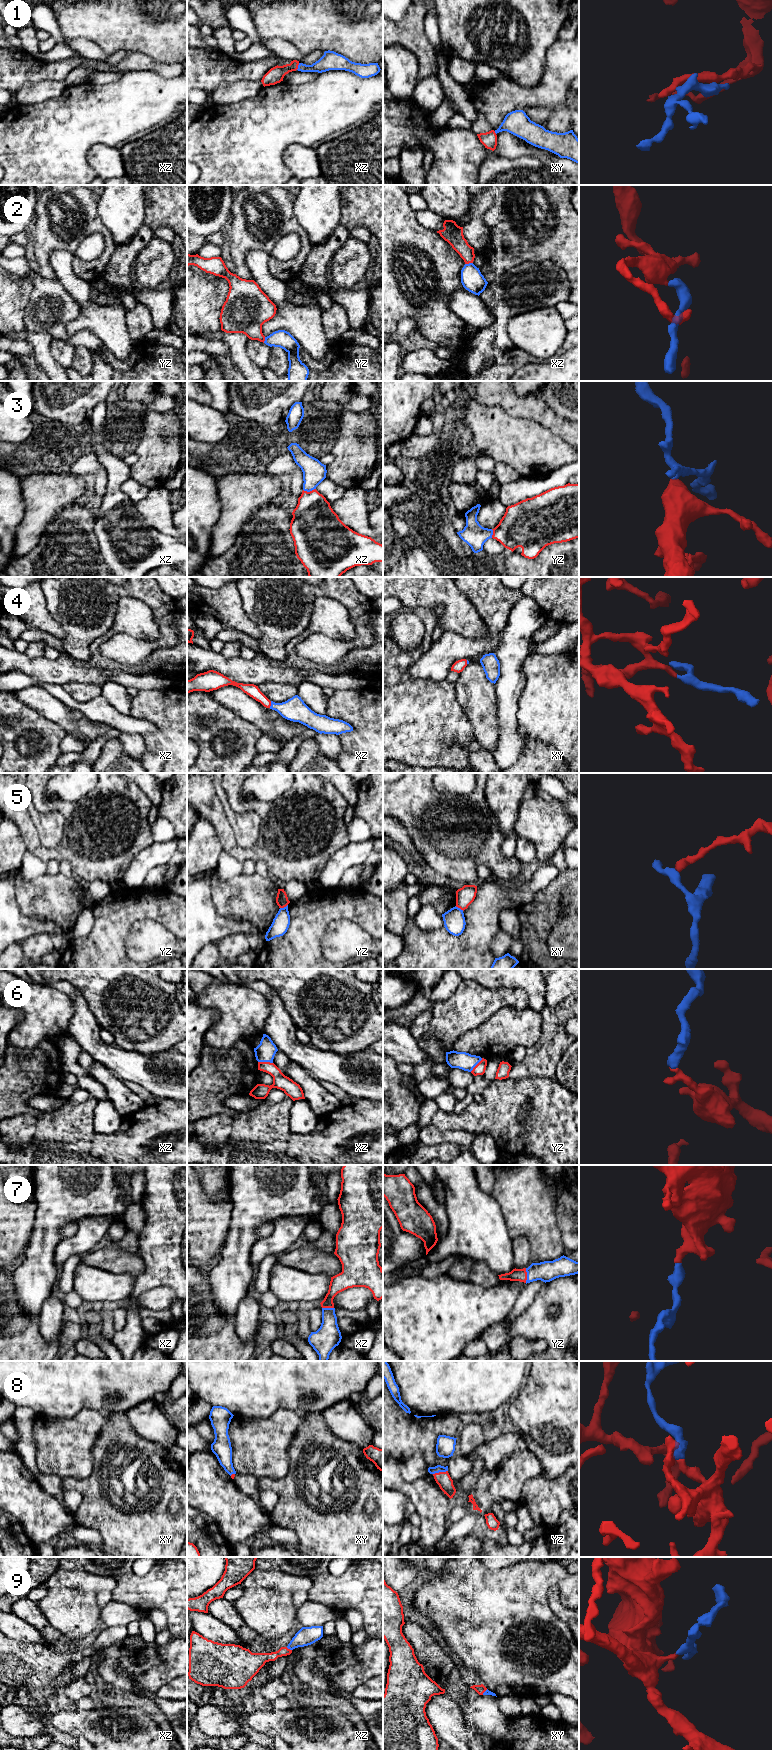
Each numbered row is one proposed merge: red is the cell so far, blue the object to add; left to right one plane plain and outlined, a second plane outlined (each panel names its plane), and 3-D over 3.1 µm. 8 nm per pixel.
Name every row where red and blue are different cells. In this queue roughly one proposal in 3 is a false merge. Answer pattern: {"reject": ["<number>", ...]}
{"reject": ["5"]}

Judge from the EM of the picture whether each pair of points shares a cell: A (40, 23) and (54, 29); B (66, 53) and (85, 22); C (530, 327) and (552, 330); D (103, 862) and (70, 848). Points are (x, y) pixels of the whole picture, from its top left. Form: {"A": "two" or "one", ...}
{"A": "one", "B": "two", "C": "one", "D": "one"}

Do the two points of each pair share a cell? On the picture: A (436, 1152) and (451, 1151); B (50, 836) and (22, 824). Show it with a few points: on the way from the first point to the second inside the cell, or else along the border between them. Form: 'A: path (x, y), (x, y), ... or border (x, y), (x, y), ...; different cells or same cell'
A: path (440, 1152), (447, 1152); same cell
B: border (29, 814), (39, 840), (44, 847); different cells

